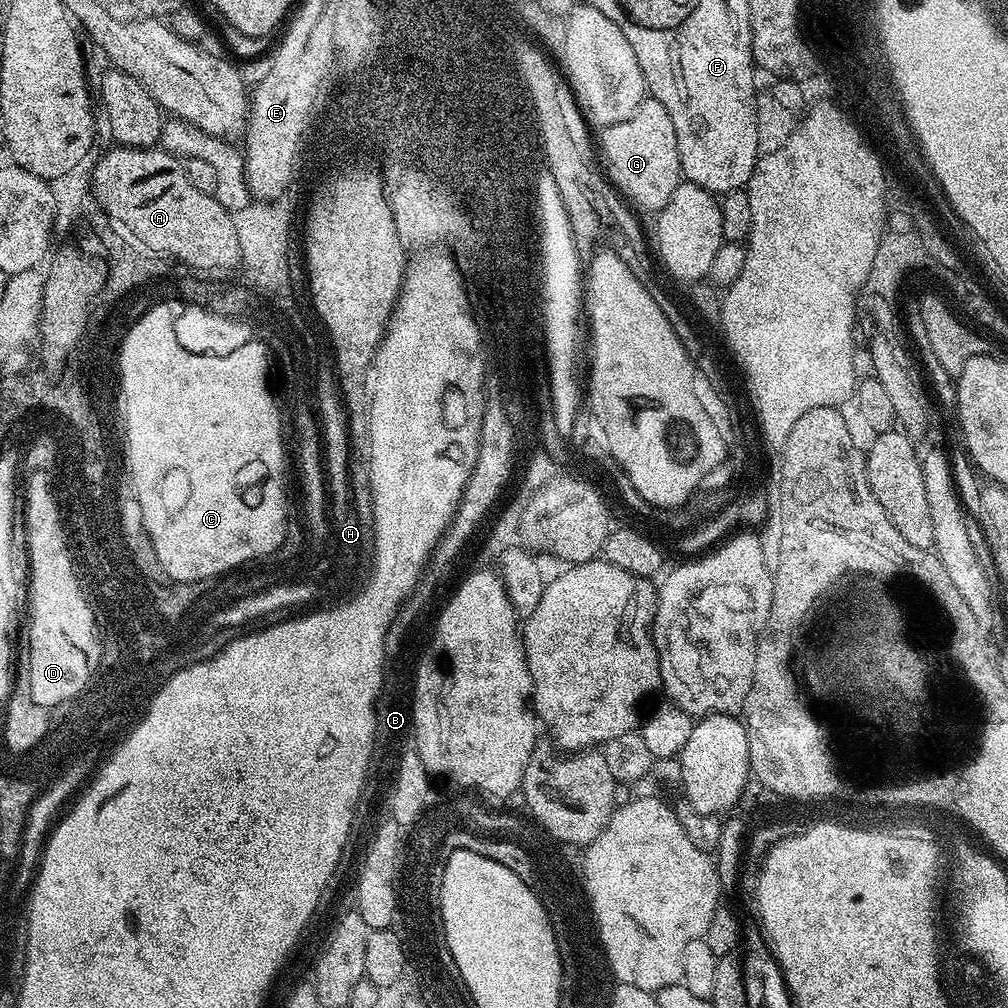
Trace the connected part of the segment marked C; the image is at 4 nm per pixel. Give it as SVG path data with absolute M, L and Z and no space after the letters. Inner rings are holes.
M156 304L132 329L123 333L123 340L118 347L118 388L124 393L126 402L126 438L132 440L129 454L132 455L132 476L134 486L140 492L142 511L149 519L154 552L158 560L164 560L162 569L168 568L172 576L208 576L211 572L220 572L228 564L236 564L247 555L270 550L279 540L280 503L278 496L279 451L276 437L275 411L270 407L268 392L264 386L265 360L263 348L256 340L249 340L225 357L191 353L183 349L175 340L173 326L174 312L164 304Z

